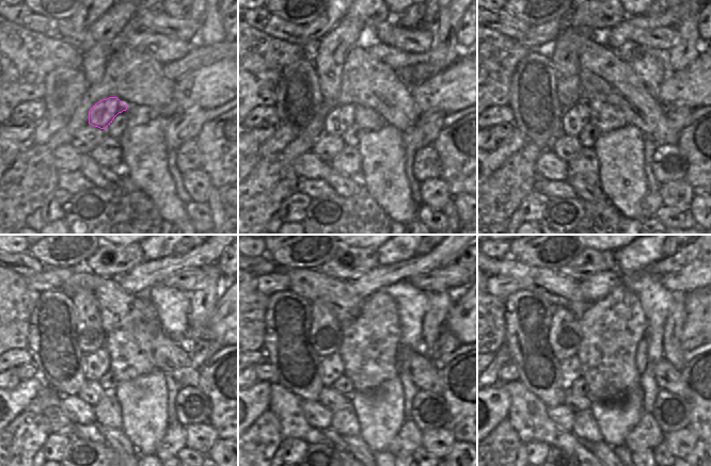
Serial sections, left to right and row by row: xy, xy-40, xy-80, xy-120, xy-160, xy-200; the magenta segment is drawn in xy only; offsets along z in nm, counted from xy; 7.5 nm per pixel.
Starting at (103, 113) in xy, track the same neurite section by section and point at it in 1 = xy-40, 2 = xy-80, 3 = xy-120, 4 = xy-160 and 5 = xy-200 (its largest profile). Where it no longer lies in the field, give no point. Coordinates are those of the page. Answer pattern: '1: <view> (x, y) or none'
1: xy-40 (341, 117)
2: xy-80 (573, 122)
3: xy-120 (96, 364)
4: xy-160 (332, 367)
5: xy-200 (570, 370)

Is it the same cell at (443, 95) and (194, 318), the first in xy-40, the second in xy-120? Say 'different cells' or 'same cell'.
different cells

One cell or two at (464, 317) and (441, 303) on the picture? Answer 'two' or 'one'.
two

